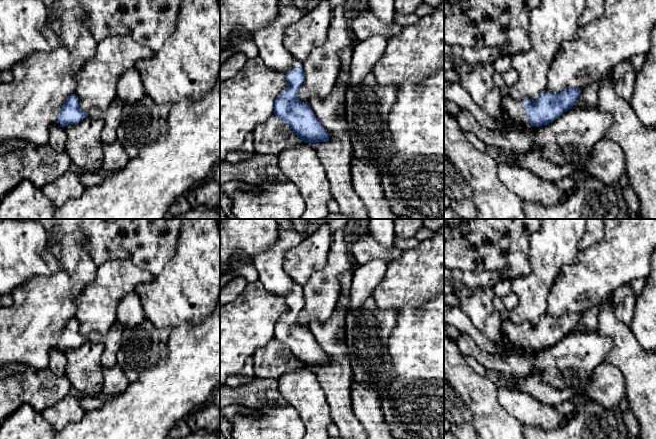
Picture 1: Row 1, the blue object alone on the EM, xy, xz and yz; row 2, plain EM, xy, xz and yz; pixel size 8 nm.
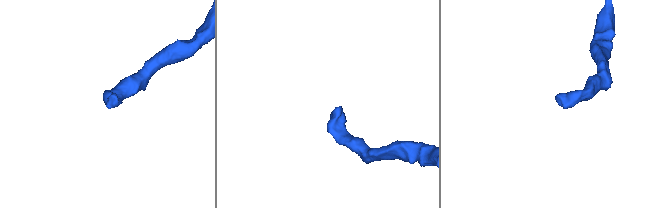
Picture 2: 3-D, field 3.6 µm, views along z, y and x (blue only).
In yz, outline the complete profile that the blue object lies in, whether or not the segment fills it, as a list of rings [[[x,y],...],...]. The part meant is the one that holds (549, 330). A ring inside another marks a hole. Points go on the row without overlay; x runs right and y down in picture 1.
[[[444,303],[444,322],[455,327],[461,334],[468,335],[480,349],[503,357],[519,356],[522,351],[530,348],[539,351],[552,347],[572,333],[580,317],[581,313],[574,312],[560,317],[546,315],[540,317],[535,325],[520,325],[506,319],[502,321],[502,341],[492,343],[472,324],[461,308]]]

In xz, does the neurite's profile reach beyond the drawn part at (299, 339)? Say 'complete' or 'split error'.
split error

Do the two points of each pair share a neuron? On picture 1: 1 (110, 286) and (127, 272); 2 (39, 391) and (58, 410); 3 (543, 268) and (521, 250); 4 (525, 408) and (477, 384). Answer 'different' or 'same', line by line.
1: same
2: different
3: different
4: different

